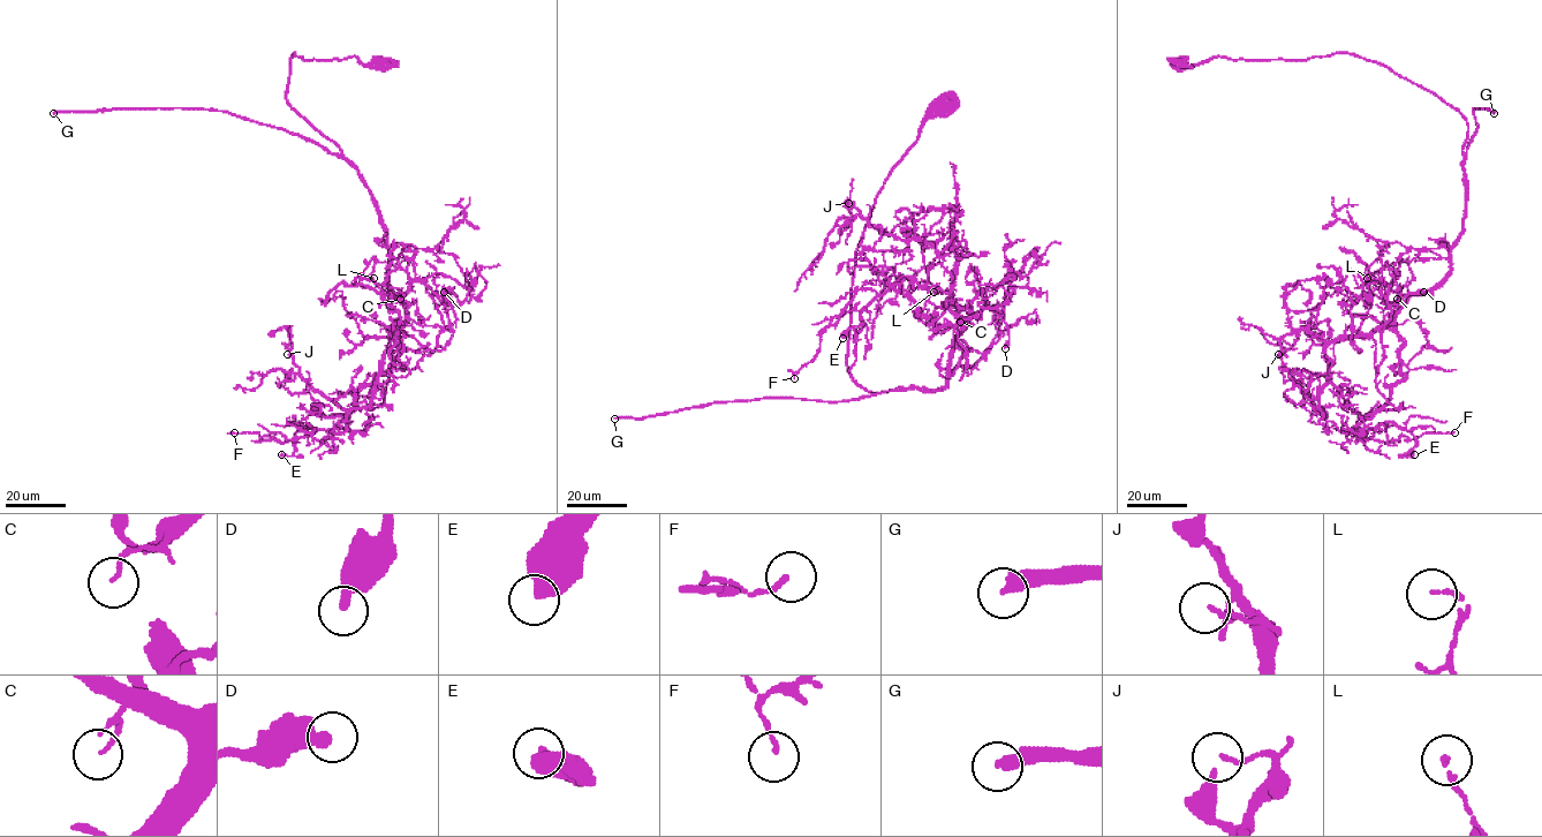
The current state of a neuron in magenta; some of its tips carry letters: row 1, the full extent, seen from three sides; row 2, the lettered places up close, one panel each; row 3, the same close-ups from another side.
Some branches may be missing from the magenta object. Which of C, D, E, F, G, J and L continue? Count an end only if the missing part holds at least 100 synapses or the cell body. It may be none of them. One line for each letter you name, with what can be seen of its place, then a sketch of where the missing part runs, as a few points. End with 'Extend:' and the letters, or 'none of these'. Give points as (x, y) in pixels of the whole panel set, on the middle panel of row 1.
G: Place: (614, 419)
Extend: G

